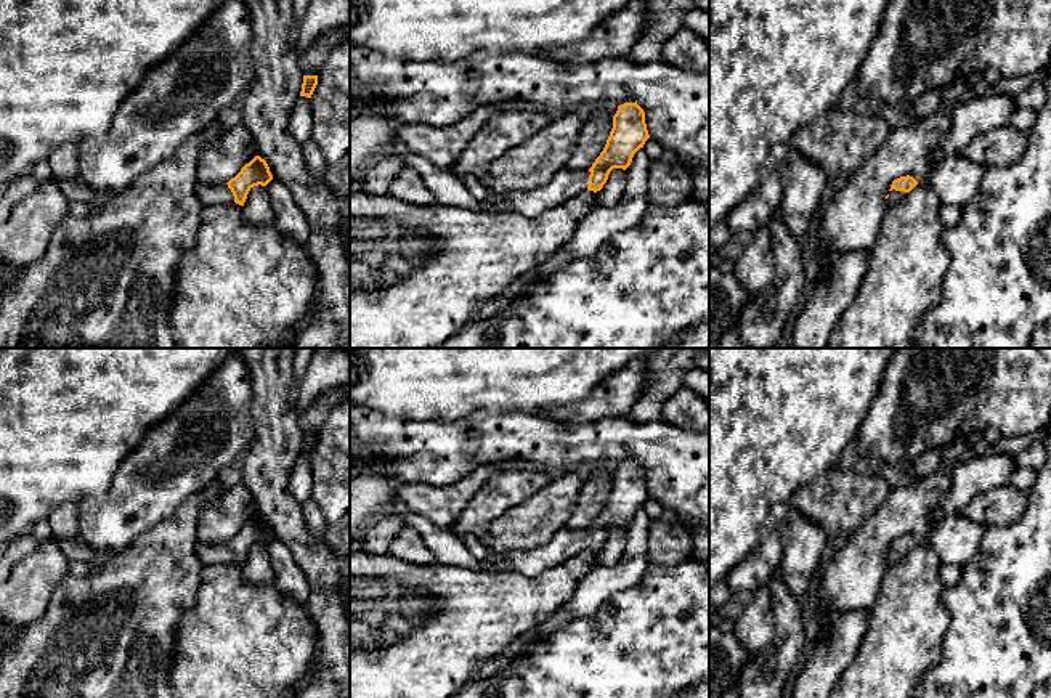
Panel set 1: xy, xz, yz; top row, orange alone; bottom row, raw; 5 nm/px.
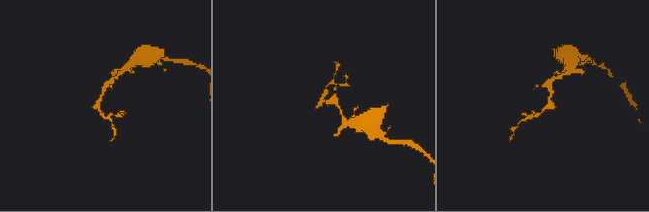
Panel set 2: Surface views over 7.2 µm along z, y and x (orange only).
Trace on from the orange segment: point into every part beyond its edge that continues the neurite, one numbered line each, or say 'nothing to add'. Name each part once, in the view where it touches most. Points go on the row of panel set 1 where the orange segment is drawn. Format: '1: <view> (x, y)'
1: xz (565, 185)

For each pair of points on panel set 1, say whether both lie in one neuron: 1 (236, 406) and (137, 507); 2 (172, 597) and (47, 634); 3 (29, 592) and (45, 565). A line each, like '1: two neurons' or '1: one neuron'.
1: one neuron
2: one neuron
3: one neuron

